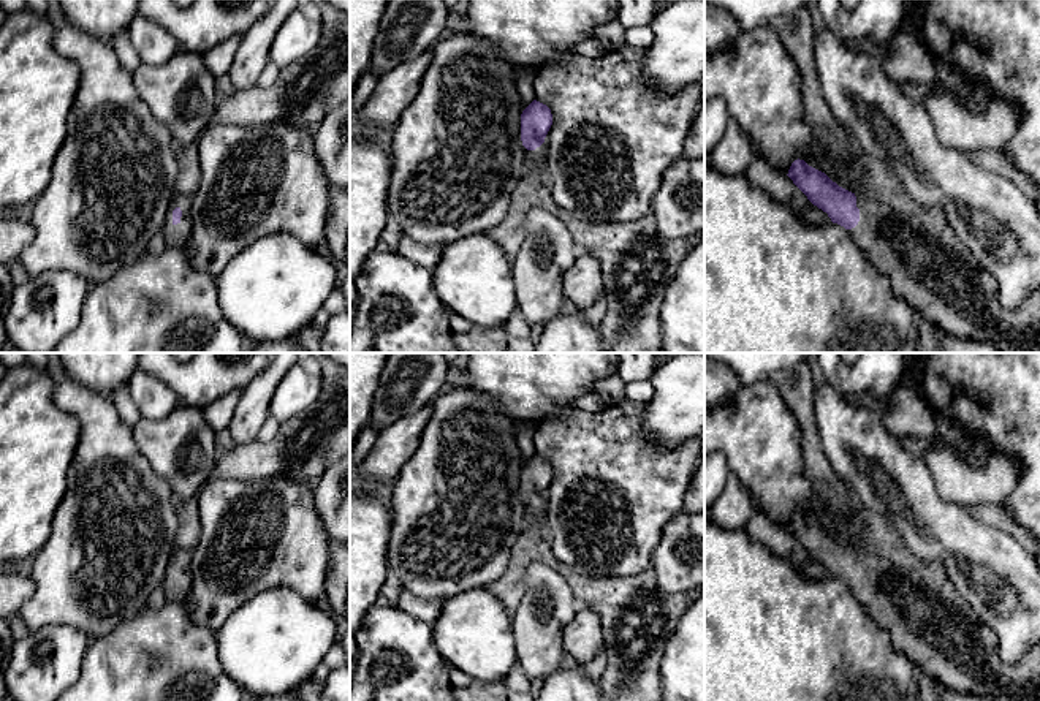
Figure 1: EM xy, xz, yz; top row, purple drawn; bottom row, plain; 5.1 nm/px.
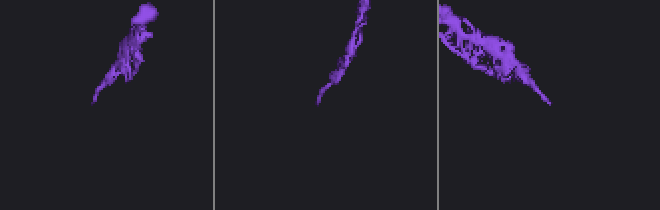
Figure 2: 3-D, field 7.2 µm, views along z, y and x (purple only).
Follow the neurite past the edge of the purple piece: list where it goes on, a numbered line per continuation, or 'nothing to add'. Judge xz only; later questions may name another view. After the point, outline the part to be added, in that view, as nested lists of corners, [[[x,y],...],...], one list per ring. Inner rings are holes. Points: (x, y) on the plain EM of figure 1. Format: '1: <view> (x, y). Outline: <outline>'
1: xz (535, 511). Outline: [[[545,497],[535,505],[527,505],[527,510],[526,510],[527,525],[533,524],[535,521],[545,519],[545,513],[546,513]]]

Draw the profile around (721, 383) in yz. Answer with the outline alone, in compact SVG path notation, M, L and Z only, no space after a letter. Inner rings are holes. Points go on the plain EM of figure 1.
M704 358L704 413L731 400L741 388L728 366Z

